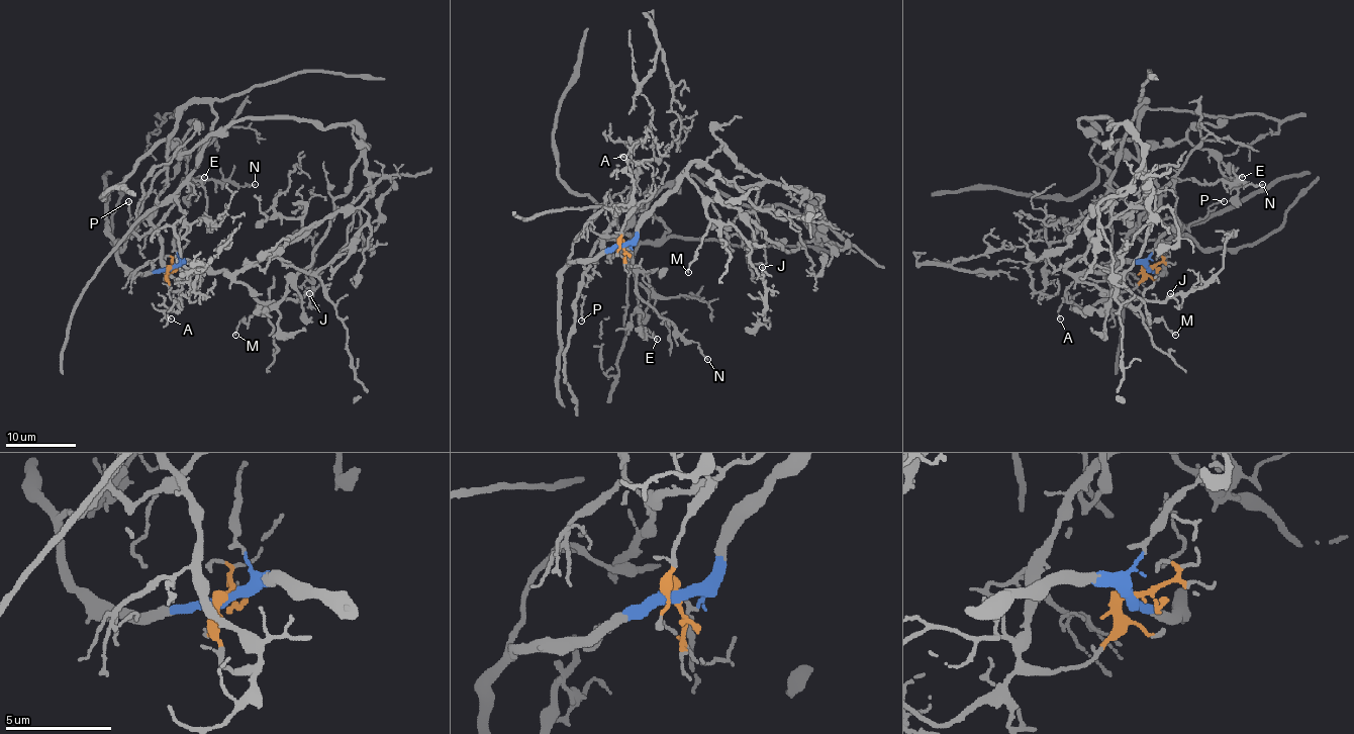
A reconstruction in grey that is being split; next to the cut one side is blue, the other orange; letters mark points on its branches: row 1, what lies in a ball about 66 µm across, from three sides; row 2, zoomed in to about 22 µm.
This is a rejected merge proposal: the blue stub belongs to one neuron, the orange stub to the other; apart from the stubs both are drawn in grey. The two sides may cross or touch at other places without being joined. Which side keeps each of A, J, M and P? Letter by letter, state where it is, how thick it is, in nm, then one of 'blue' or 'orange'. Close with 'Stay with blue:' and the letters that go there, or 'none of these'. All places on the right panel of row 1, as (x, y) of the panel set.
A: at (1060, 318); 110 nm thick; orange
J: at (1170, 293); 100 nm thick; blue
M: at (1175, 335); 130 nm thick; blue
P: at (1224, 201); 120 nm thick; orange
Stay with blue: J, M

